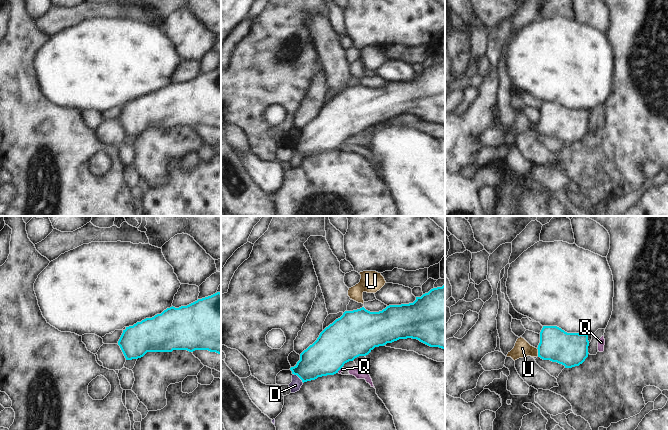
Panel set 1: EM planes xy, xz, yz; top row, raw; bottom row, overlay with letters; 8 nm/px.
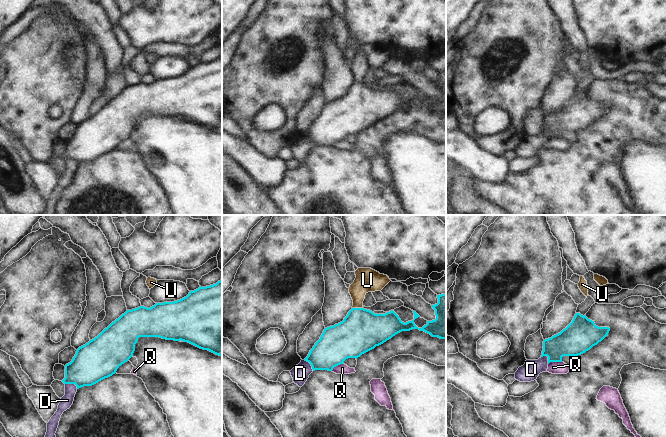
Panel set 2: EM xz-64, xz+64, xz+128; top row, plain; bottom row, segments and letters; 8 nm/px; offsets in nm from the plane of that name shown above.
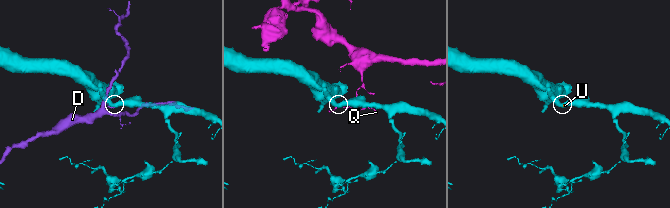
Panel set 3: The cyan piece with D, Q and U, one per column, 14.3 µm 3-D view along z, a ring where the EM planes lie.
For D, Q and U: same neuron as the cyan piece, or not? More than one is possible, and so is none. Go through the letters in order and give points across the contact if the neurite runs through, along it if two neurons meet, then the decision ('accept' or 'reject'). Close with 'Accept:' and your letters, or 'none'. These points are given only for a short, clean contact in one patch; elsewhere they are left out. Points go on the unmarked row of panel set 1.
D: reject
Q: border xz (342, 142), (337, 148); reject
U: way yz (569, 125), (548, 125), (538, 128), (522, 124); accept
Accept: U

